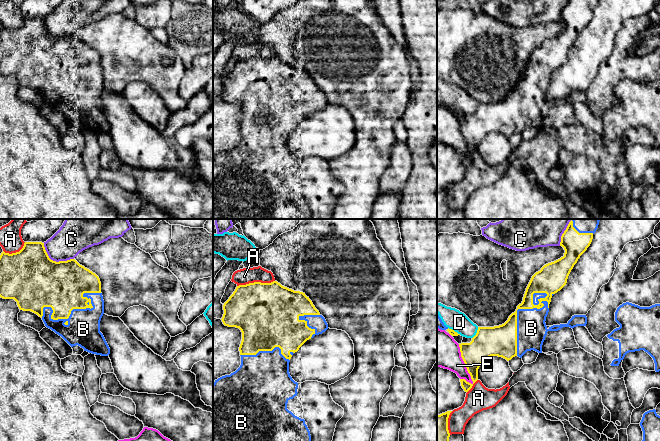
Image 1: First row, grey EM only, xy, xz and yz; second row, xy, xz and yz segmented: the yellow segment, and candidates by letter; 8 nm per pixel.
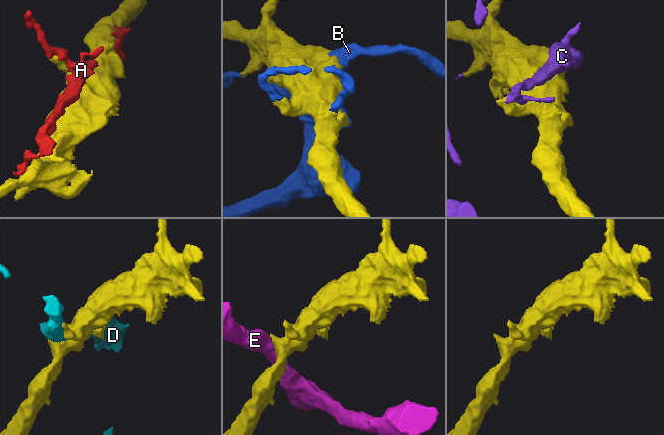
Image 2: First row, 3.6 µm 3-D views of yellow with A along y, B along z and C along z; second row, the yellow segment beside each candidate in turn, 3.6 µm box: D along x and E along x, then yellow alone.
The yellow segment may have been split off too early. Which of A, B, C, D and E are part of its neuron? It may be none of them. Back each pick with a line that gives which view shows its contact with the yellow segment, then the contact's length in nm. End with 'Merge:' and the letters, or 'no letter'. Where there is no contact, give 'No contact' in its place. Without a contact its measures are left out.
B: Touches yellow in yz. Shared border 550 nm
Merge: B

